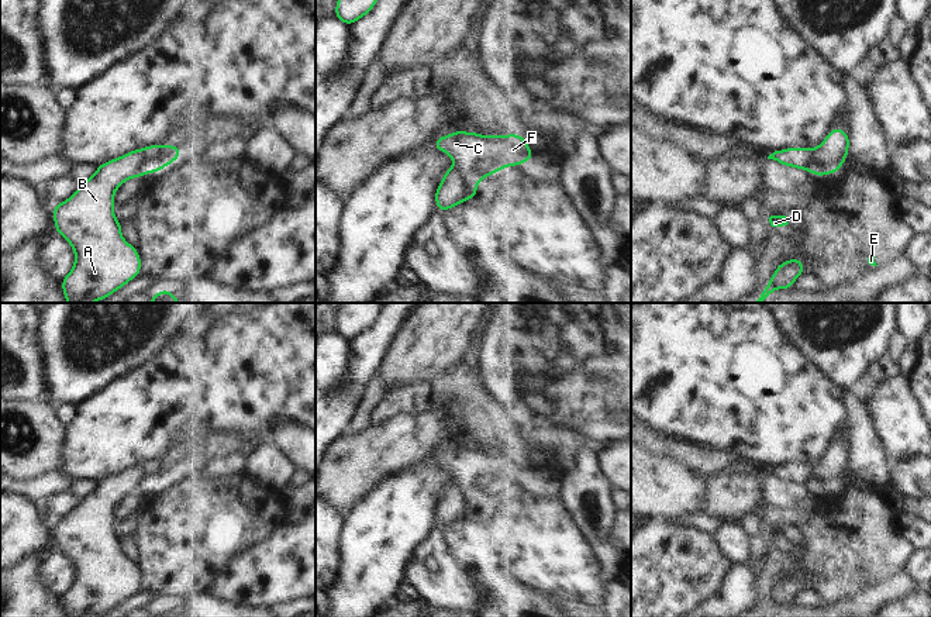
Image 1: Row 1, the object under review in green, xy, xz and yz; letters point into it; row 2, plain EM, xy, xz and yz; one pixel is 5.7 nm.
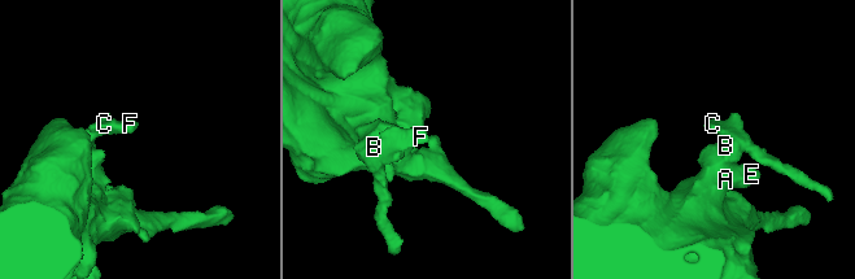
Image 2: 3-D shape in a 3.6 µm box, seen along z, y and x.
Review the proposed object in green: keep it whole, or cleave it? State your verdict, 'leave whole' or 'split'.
split

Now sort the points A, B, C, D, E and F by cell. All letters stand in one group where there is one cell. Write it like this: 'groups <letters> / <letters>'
groups A B D E / C F

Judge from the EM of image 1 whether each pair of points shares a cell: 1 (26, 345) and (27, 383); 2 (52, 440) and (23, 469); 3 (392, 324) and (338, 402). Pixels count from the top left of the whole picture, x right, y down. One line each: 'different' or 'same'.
1: same
2: same
3: same

